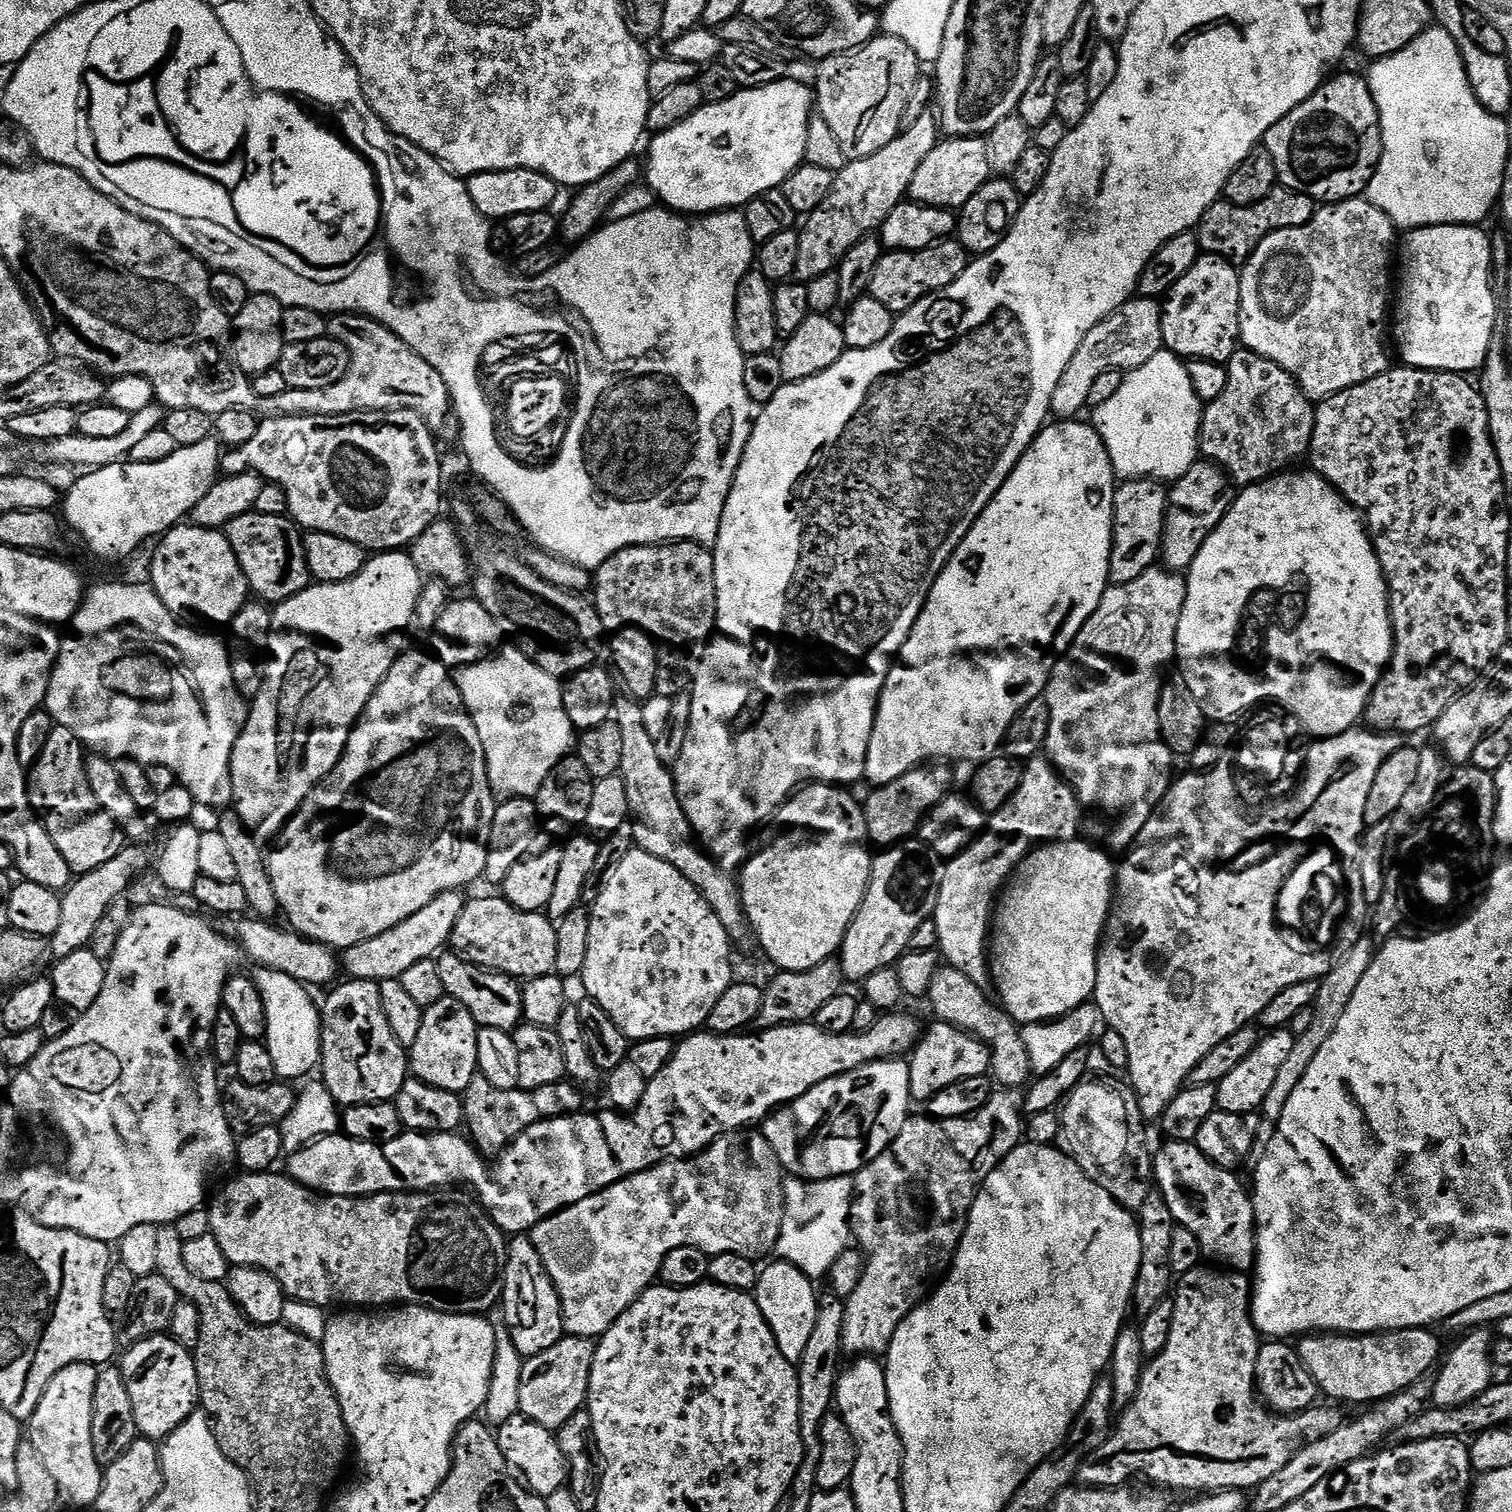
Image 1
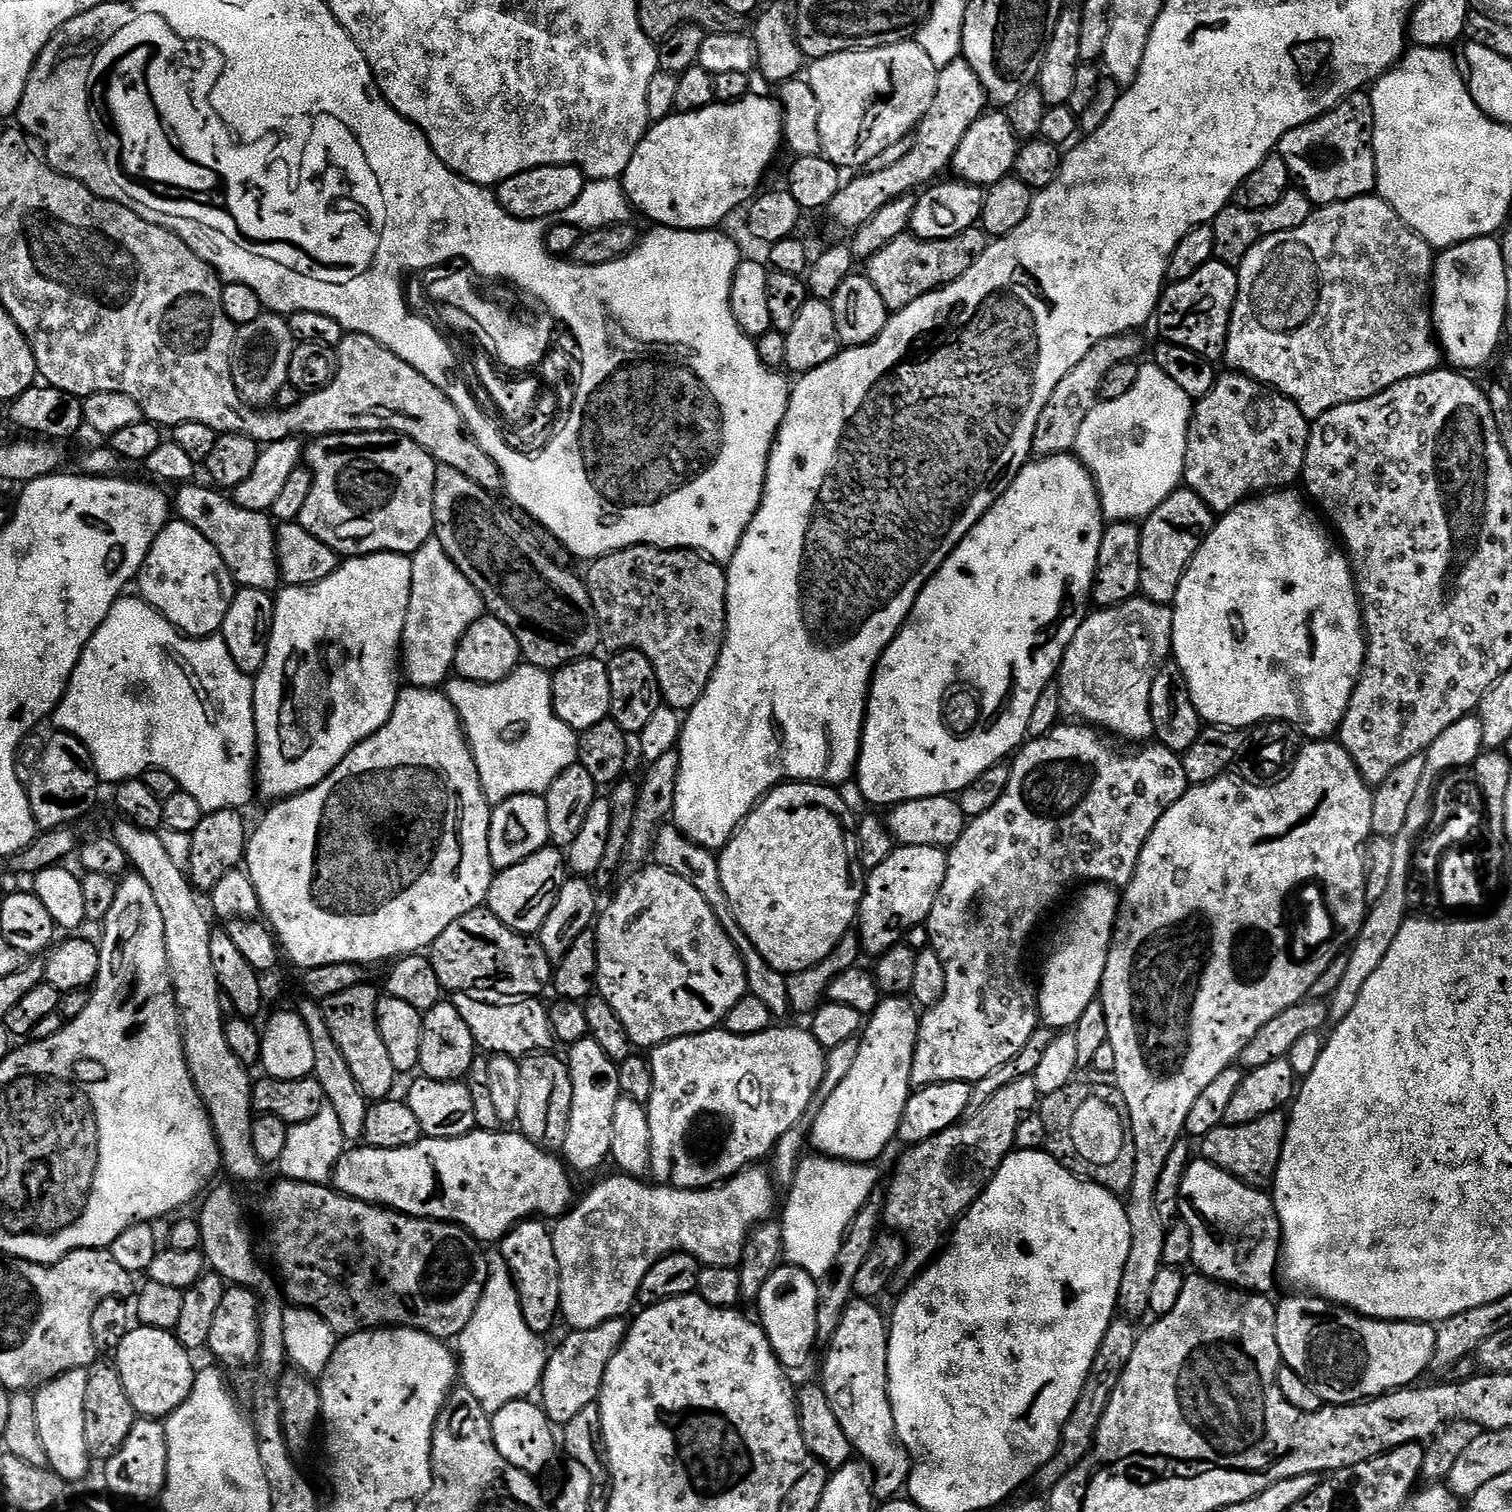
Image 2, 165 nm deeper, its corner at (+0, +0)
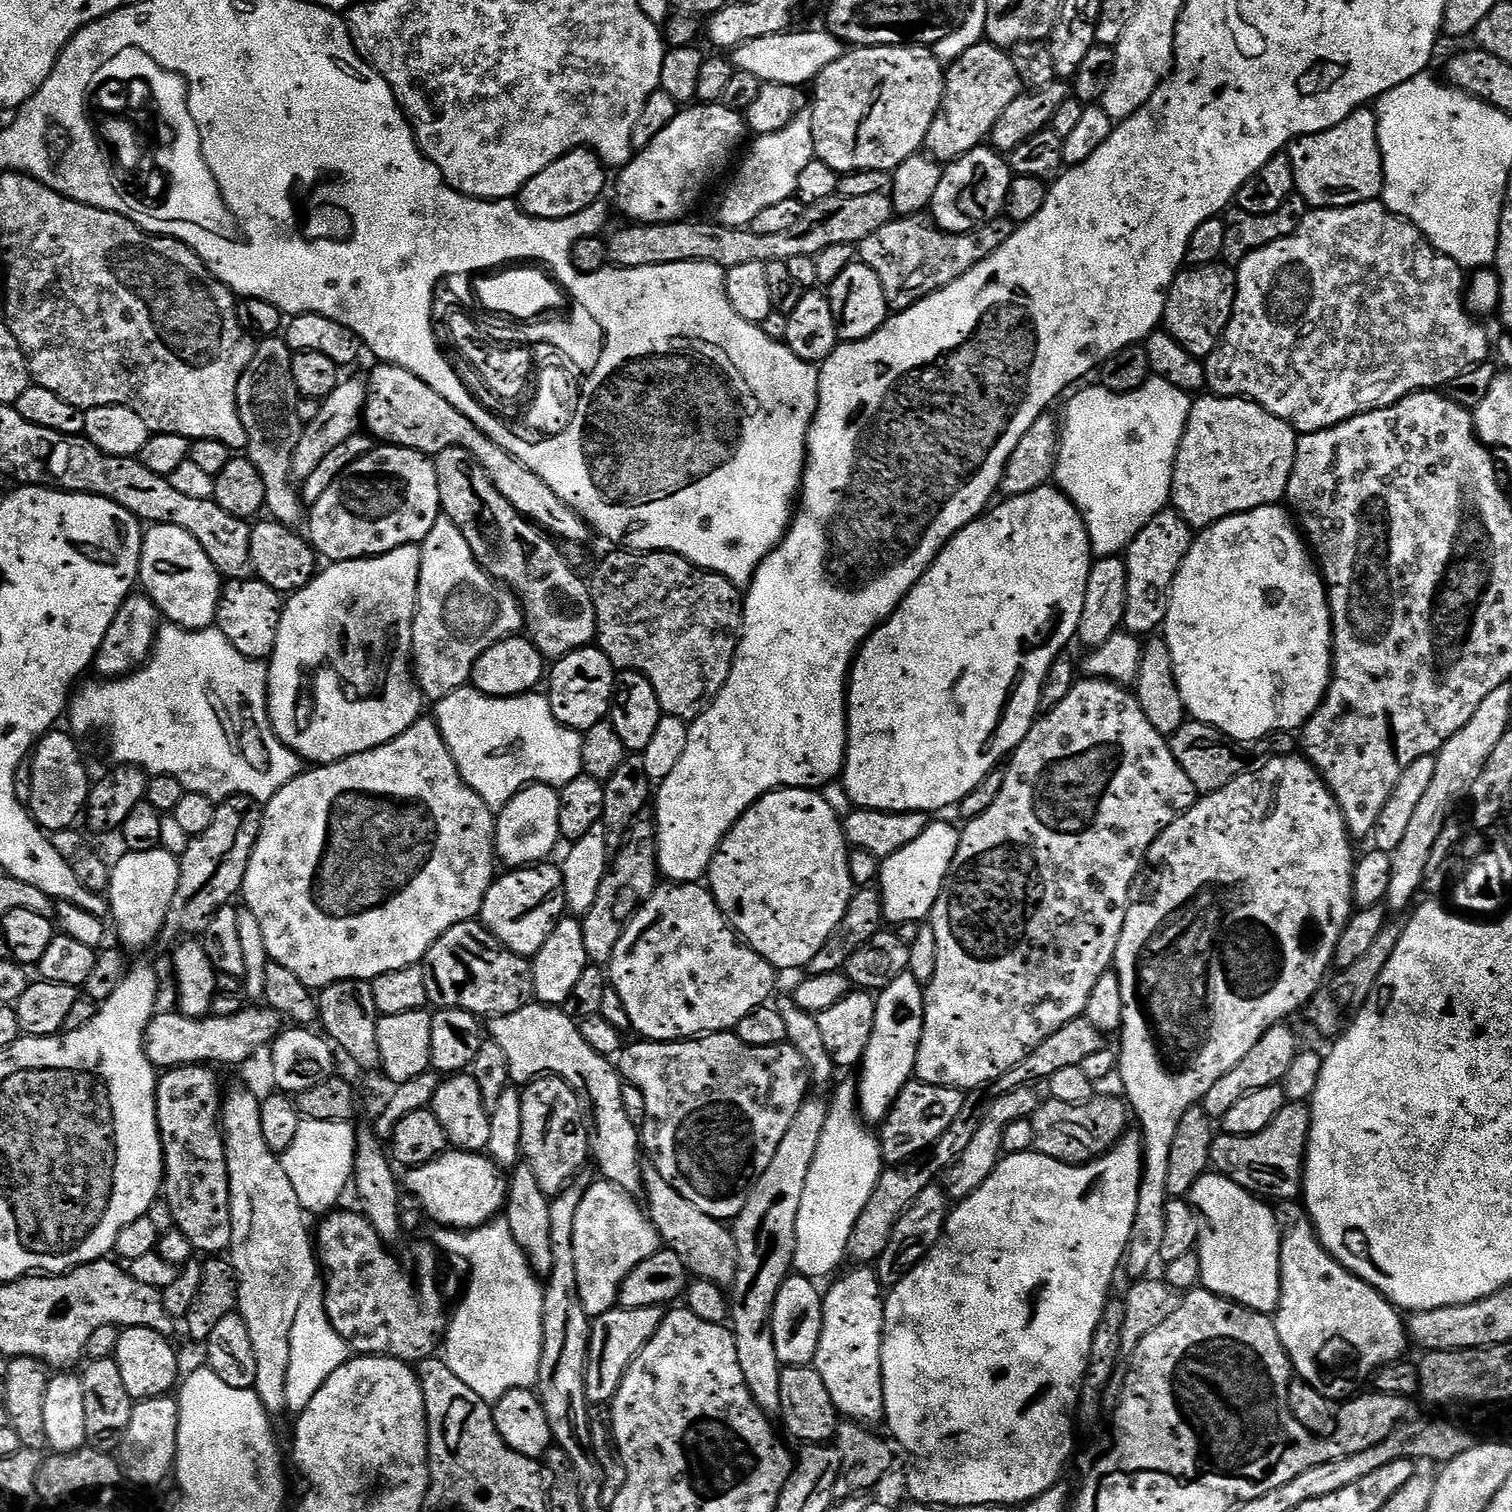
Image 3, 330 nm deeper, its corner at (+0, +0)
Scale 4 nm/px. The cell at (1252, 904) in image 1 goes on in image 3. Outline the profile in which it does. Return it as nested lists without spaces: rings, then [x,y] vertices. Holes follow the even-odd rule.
[[[1297,754],[1297,756],[1276,756],[1265,768],[1260,768],[1257,772],[1252,771],[1244,771],[1238,778],[1234,778],[1234,782],[1222,786],[1222,790],[1201,795],[1193,808],[1186,810],[1173,824],[1166,826],[1163,834],[1153,842],[1151,855],[1154,857],[1154,860],[1156,856],[1157,862],[1160,863],[1160,885],[1157,886],[1152,900],[1146,901],[1145,904],[1133,903],[1129,907],[1128,913],[1126,914],[1126,922],[1122,926],[1122,938],[1118,938],[1118,950],[1116,951],[1116,959],[1114,961],[1114,970],[1122,982],[1122,1026],[1118,1033],[1118,1039],[1120,1039],[1120,1048],[1118,1047],[1118,1071],[1124,1083],[1124,1096],[1130,1105],[1131,1111],[1134,1113],[1135,1123],[1136,1120],[1140,1123],[1138,1125],[1138,1131],[1142,1137],[1144,1146],[1144,1169],[1140,1172],[1140,1185],[1138,1186],[1138,1210],[1134,1214],[1134,1226],[1132,1227],[1128,1250],[1124,1254],[1124,1262],[1122,1265],[1123,1271],[1125,1273],[1128,1271],[1132,1275],[1132,1278],[1147,1277],[1151,1273],[1148,1271],[1151,1270],[1152,1263],[1157,1263],[1160,1260],[1162,1237],[1166,1234],[1166,1206],[1170,1199],[1166,1190],[1166,1182],[1170,1178],[1170,1146],[1174,1143],[1174,1134],[1178,1130],[1178,1122],[1182,1122],[1182,1114],[1186,1114],[1186,1110],[1197,1107],[1203,1101],[1206,1090],[1210,1090],[1210,1086],[1214,1086],[1214,1082],[1218,1082],[1218,1078],[1222,1078],[1222,1074],[1234,1070],[1234,1066],[1238,1066],[1238,1062],[1242,1062],[1242,1058],[1246,1058],[1246,1054],[1250,1054],[1250,1050],[1254,1050],[1255,1044],[1262,1038],[1262,1034],[1266,1034],[1268,1028],[1287,1021],[1289,1019],[1287,1016],[1294,1015],[1299,1008],[1301,1011],[1307,1005],[1308,1001],[1312,999],[1313,994],[1320,989],[1320,985],[1325,983],[1326,977],[1329,975],[1328,967],[1331,969],[1334,964],[1340,932],[1348,925],[1348,919],[1352,917],[1354,911],[1354,905],[1352,903],[1352,871],[1356,868],[1358,856],[1357,853],[1352,853],[1352,843],[1354,843],[1354,840],[1349,833],[1348,824],[1344,820],[1344,815],[1334,798],[1334,794],[1329,790],[1324,779],[1320,777],[1320,771],[1300,754]]]

